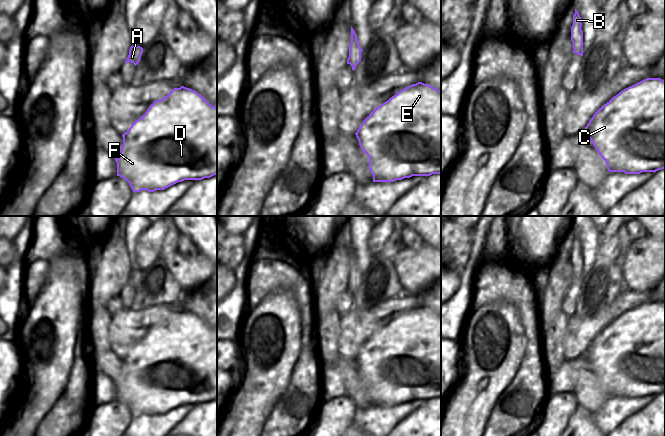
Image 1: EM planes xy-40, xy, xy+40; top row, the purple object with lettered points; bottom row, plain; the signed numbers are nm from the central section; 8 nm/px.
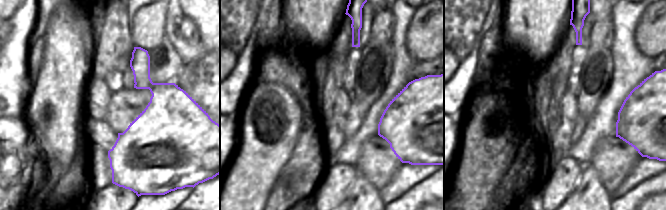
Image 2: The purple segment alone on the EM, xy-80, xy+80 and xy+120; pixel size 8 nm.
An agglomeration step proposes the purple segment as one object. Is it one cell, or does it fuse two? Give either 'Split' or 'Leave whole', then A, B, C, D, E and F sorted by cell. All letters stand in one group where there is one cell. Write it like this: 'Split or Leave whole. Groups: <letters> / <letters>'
Split. Groups: A C D E F / B.

